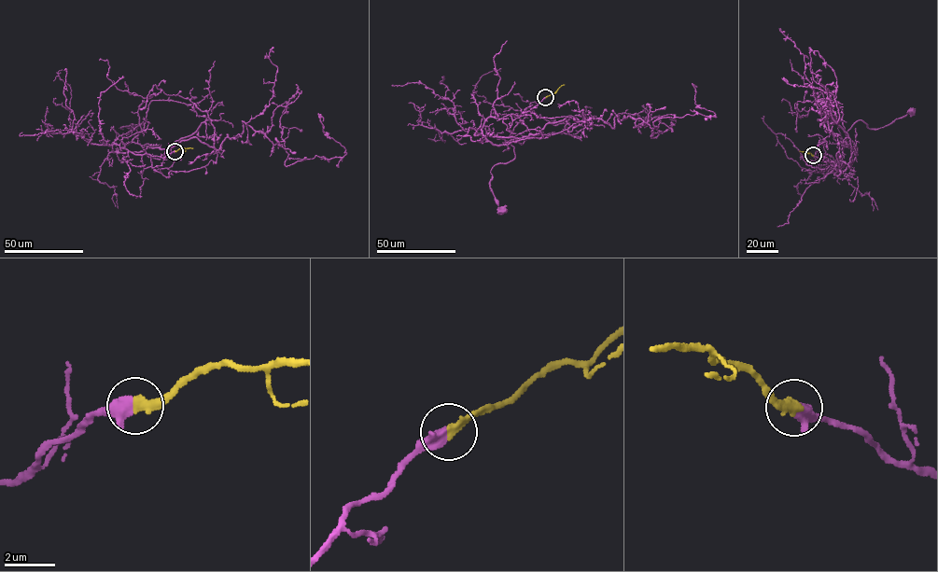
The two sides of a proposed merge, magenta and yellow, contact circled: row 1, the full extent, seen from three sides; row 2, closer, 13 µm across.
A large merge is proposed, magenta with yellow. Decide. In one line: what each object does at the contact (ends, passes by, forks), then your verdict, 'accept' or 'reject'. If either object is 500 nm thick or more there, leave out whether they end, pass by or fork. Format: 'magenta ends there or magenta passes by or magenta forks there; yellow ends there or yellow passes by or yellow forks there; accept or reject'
accept

